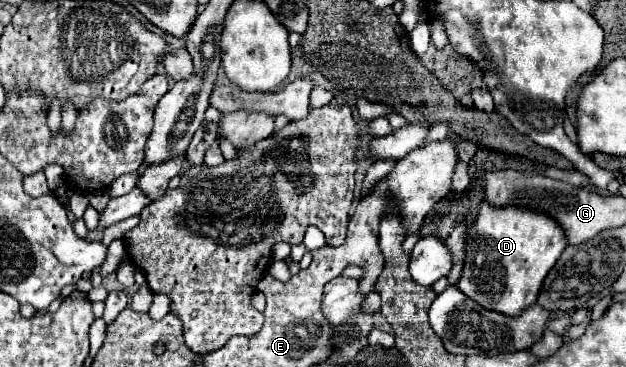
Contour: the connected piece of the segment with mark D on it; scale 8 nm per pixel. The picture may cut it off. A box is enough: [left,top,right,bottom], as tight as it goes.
[457,201,567,317]

